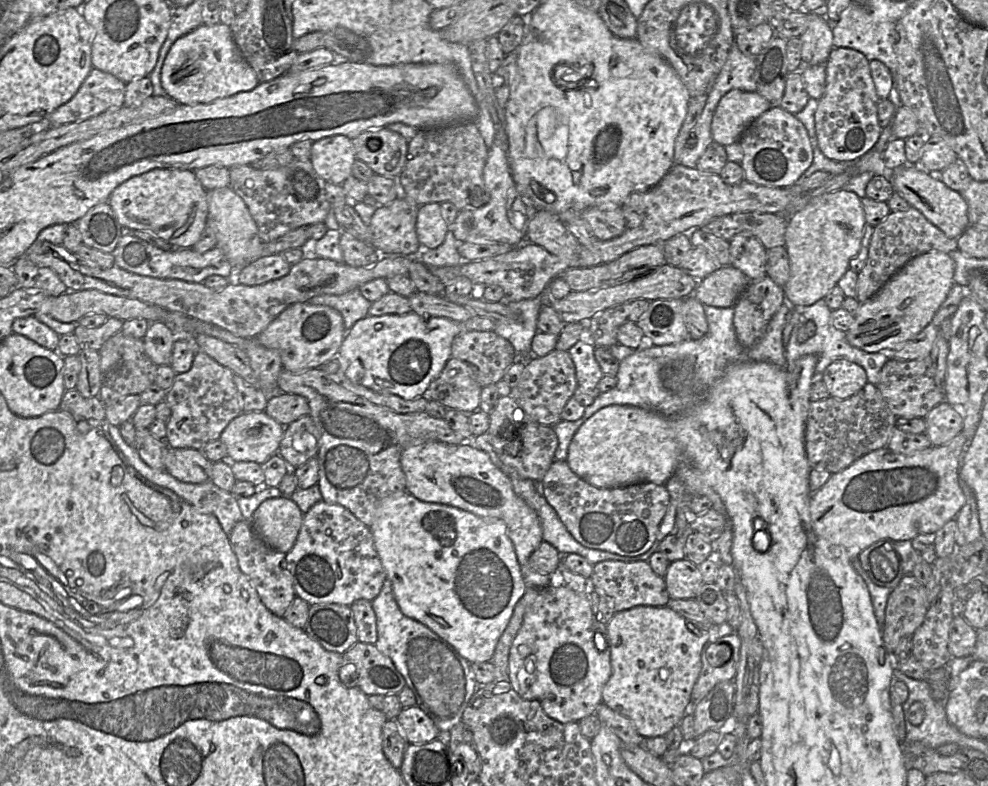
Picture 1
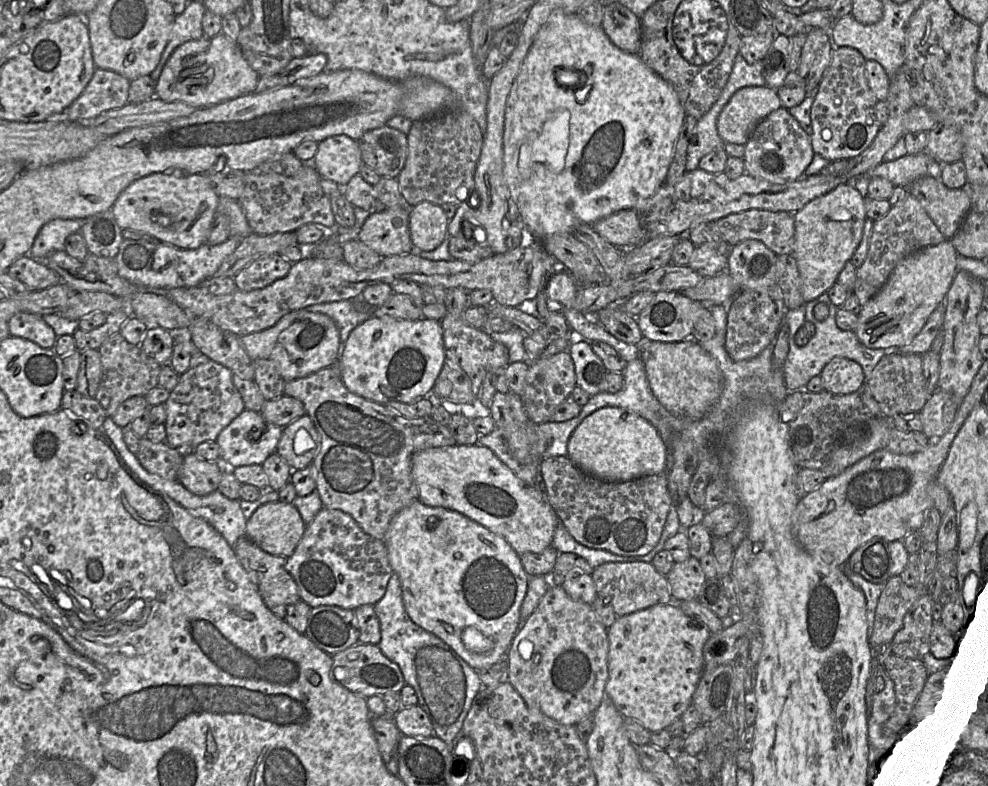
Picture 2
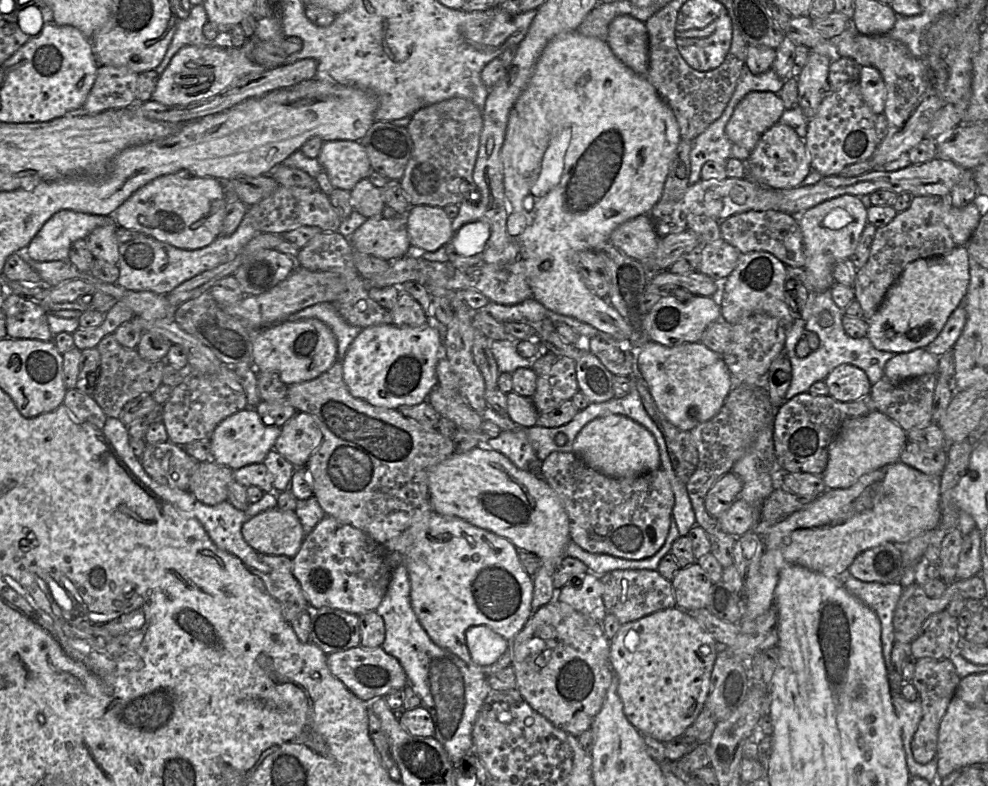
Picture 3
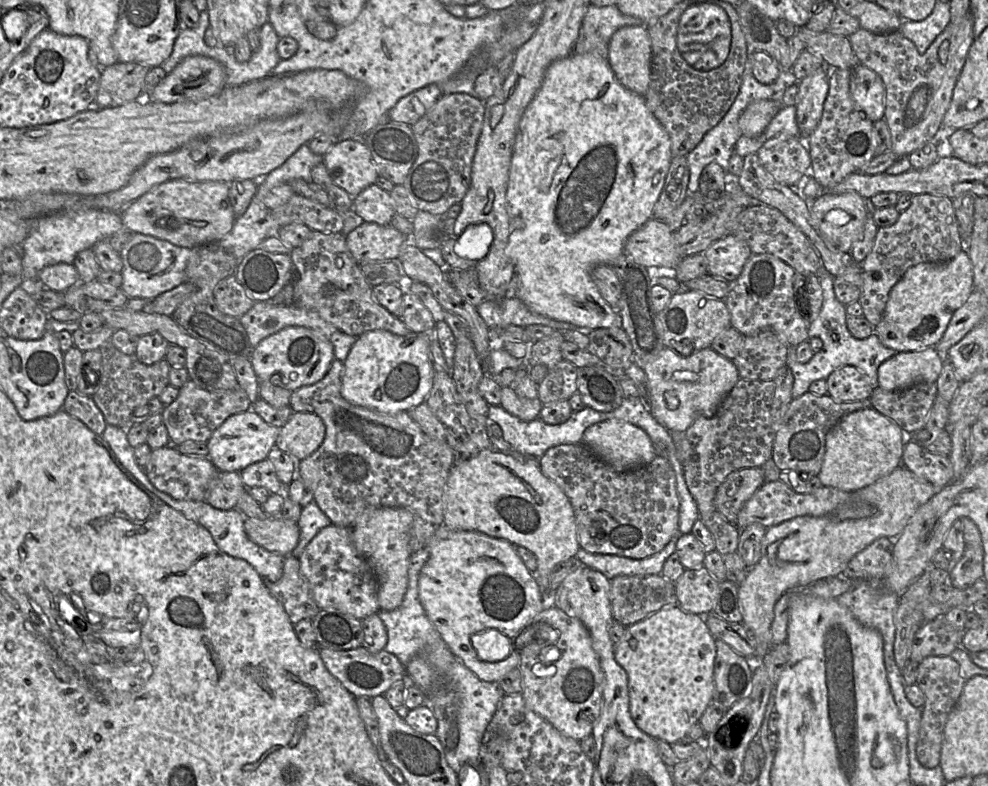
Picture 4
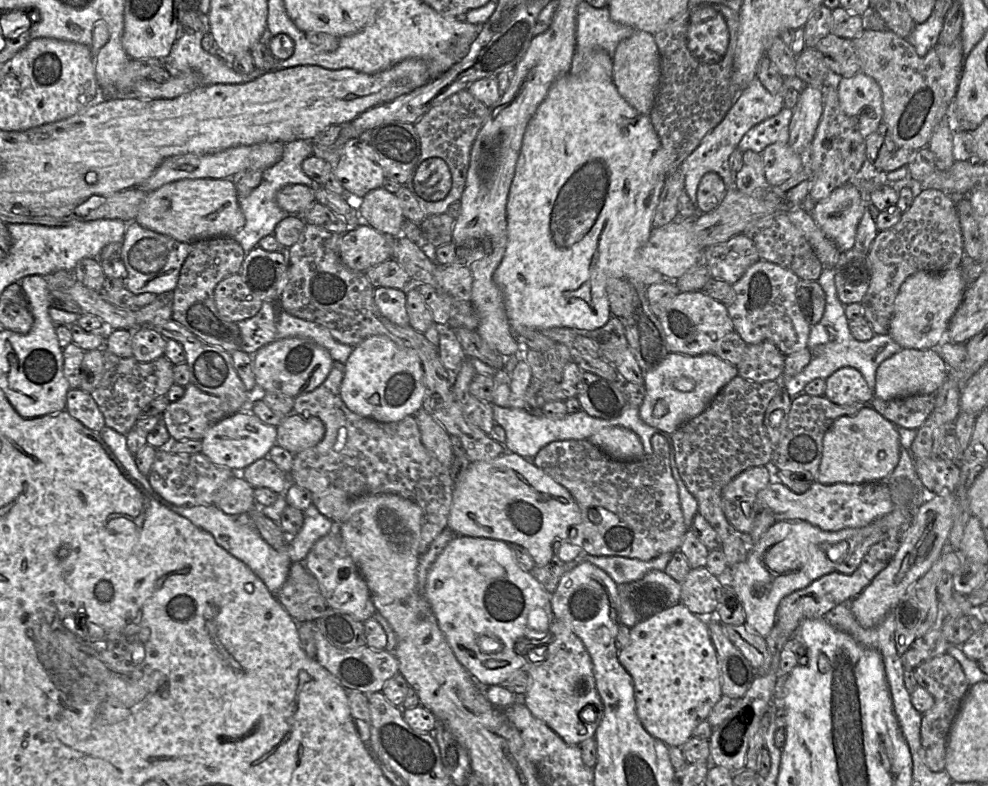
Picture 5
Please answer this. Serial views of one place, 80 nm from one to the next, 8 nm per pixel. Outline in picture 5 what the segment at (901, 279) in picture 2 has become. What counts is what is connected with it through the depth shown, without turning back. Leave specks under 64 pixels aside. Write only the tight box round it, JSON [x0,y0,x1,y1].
[888,267,968,350]

